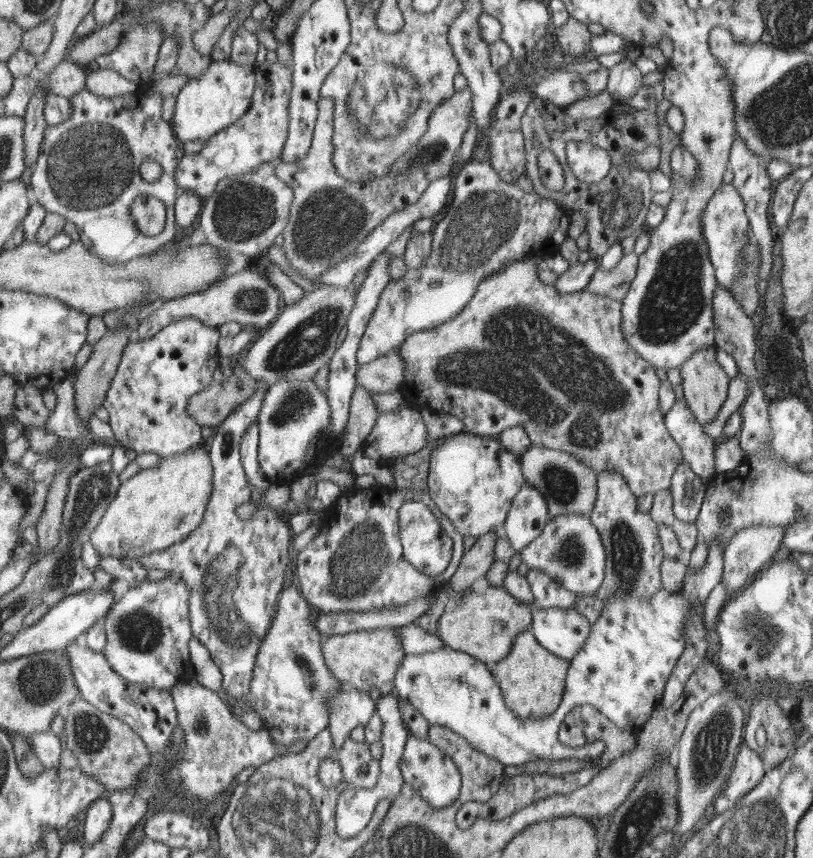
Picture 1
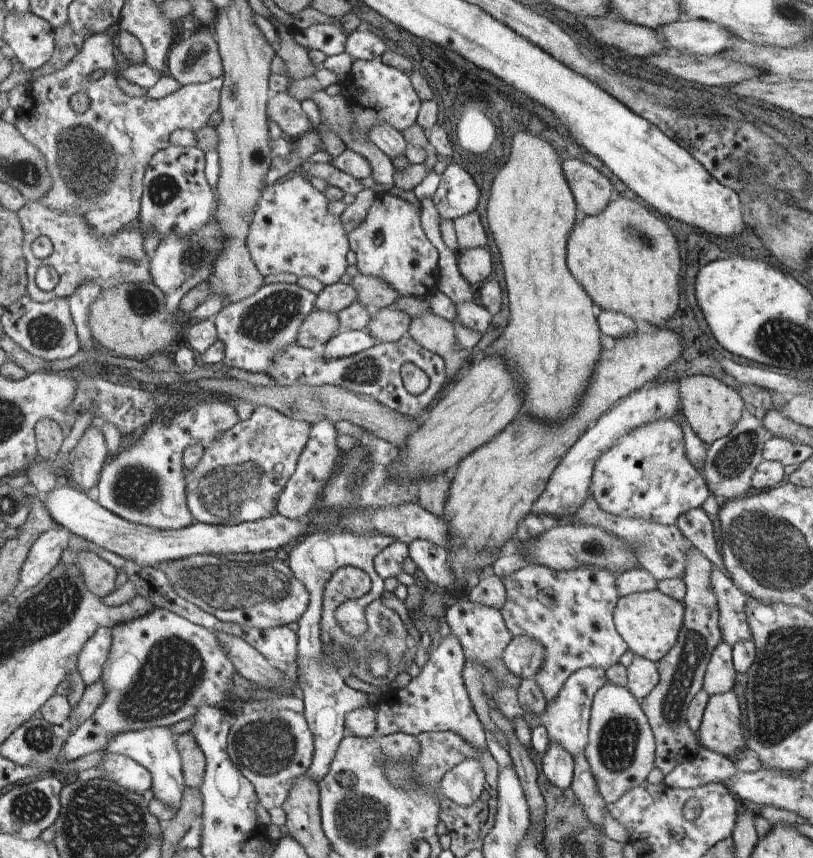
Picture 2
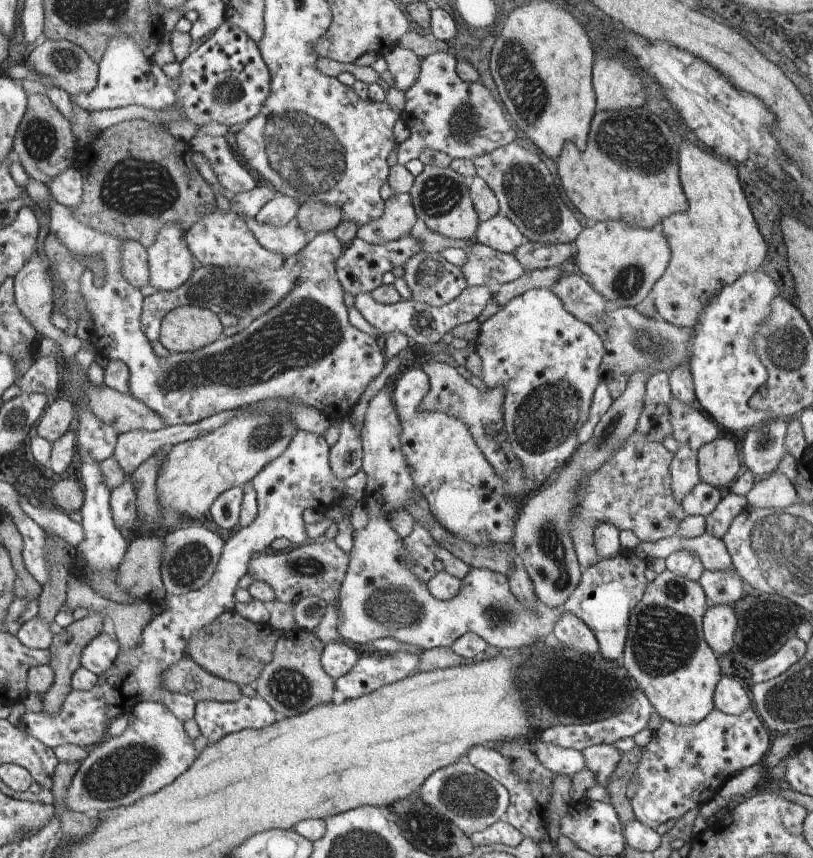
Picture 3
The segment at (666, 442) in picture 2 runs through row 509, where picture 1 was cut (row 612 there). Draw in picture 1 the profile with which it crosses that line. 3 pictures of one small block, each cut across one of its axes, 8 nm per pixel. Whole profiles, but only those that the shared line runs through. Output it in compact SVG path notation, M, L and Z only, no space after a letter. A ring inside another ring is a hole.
M712 543L708 549L708 558L704 561L704 567L690 569L688 566L683 590L671 593L662 588L652 597L610 599L606 607L602 609L600 617L594 621L595 626L591 627L590 638L584 643L583 650L580 650L579 654L570 660L566 690L563 692L560 706L545 718L521 719L516 712L512 712L512 708L508 708L504 702L499 681L491 671L491 666L462 651L445 649L423 652L422 655L406 655L393 680L394 693L398 698L406 699L410 705L416 707L430 726L437 725L449 729L464 738L471 748L489 758L494 758L504 767L510 764L525 764L530 760L536 760L537 757L544 757L547 760L563 760L576 756L586 760L587 756L596 759L607 749L607 745L602 740L588 743L582 748L569 748L559 742L558 731L564 717L574 706L592 704L609 722L616 723L616 727L638 736L654 715L656 708L660 706L667 680L674 674L675 667L678 666L680 657L684 654L684 648L687 648L688 616L691 616L694 606L703 605L708 594L715 590L723 578L723 566L722 545Z

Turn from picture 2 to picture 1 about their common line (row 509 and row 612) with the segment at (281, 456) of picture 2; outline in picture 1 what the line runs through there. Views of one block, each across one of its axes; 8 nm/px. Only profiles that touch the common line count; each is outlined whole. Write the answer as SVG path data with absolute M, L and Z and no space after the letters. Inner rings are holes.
M257 382L255 392L247 400L232 410L229 415L212 430L210 442L211 463L214 465L214 490L210 502L203 514L203 522L186 539L163 551L154 551L142 555L144 568L160 568L167 570L176 579L185 582L190 588L190 604L192 628L198 639L209 650L214 664L222 673L222 690L238 705L247 705L247 697L251 694L251 680L254 678L256 660L259 659L260 647L272 630L273 620L279 611L280 596L284 590L284 574L290 564L291 528L286 526L284 518L276 516L276 511L270 508L256 507L252 521L240 516L240 508L244 504L256 500L256 492L252 492L252 483L248 480L247 469L243 465L242 442L248 428L257 422L259 412L266 400L269 385Z

